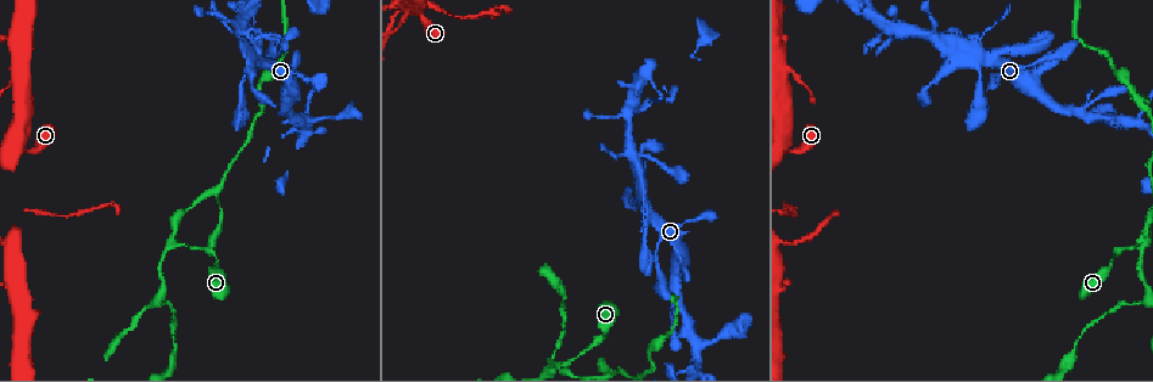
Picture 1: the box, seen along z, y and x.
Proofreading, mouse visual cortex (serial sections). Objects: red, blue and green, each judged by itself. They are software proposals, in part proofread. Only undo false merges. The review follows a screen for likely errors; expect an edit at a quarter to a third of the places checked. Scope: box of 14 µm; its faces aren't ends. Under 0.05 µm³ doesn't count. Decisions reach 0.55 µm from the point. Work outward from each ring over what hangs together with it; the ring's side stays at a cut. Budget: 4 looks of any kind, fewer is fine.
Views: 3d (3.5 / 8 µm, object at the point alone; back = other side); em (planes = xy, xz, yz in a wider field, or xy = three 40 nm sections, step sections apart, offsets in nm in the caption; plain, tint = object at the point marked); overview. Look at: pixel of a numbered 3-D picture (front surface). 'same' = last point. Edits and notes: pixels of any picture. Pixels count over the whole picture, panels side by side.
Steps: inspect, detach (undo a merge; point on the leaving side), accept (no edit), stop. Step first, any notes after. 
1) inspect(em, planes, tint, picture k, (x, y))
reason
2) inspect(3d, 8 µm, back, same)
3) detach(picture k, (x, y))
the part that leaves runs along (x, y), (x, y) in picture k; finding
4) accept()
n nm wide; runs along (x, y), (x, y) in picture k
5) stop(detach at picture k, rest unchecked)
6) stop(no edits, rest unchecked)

inspect(3d, 3.5 µm, picture 1, (791, 151))
a narrow waist

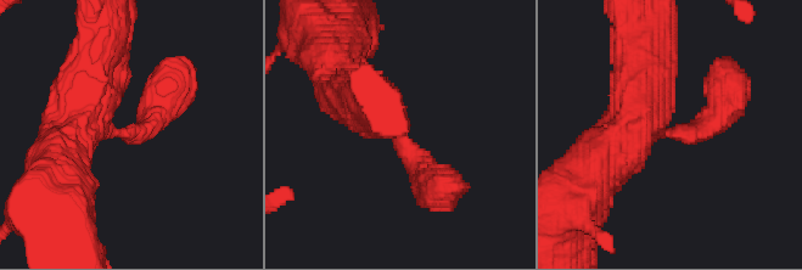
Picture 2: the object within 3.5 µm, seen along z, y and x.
inspect(em, xy, step 5, tint, picture 2, (662, 131))
need the tissue

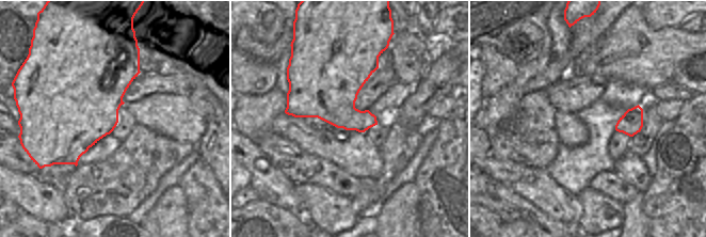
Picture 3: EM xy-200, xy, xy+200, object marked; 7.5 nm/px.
accept()
arms of 350, 600, 700 nm; runs along (431, 181), (398, 131), (360, 100) in picture 2; all the same cell

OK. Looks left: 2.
inspect(3d, 3.5 µm, back, picture 1, (406, 11))
sharp bend

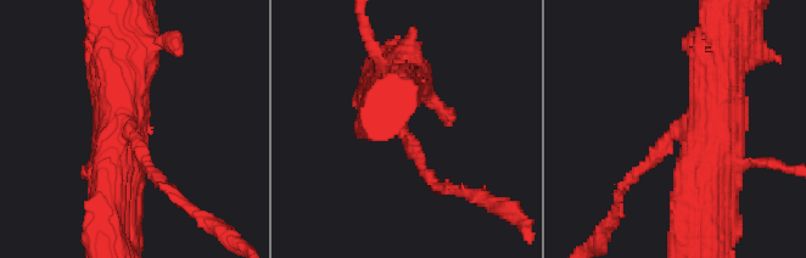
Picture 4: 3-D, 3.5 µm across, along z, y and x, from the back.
inspect(em, xy, step 1, tint, picture 4, (683, 134))
arms of 200, 600 nm; shape alone is not enough

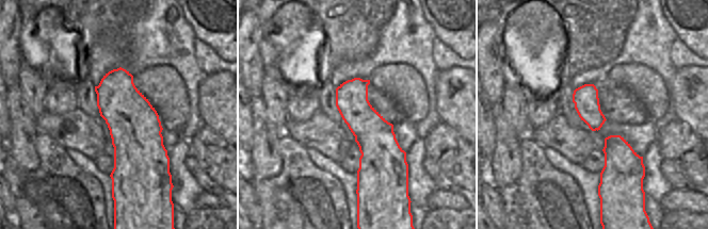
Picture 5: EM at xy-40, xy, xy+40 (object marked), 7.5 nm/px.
detach(picture 4, (648, 163))
300 nm wide; the part that leaves runs along (677, 133), (627, 178), (617, 200) in picture 4; a second cell is stuck on

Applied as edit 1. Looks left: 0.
stop(detach at picture 4, rest unchecked)

